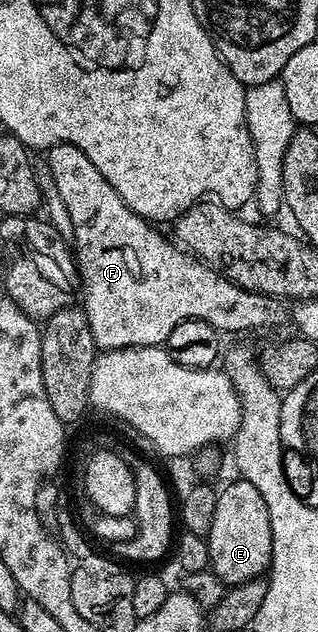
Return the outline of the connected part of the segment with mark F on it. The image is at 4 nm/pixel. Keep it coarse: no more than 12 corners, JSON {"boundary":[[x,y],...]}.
{"boundary":[[77,146],[45,157],[96,349],[200,320],[286,322],[129,210]]}

